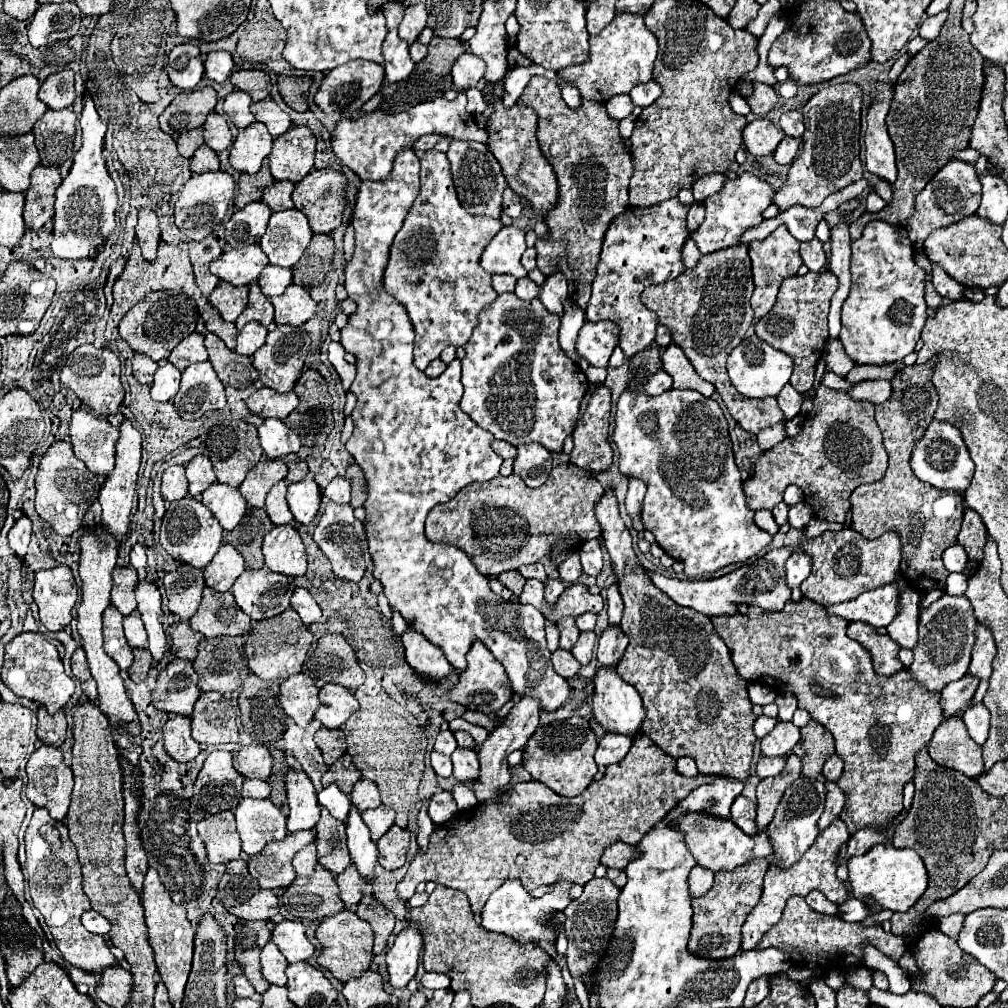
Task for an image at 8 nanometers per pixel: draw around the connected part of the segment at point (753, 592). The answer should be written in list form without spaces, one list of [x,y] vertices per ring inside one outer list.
[[[779,548],[767,552],[763,558],[741,566],[739,570],[725,574],[721,578],[713,580],[679,580],[679,578],[667,578],[655,572],[649,572],[652,582],[657,588],[661,588],[671,600],[675,600],[679,606],[693,608],[695,612],[701,612],[705,616],[727,616],[735,614],[739,604],[747,606],[759,606],[763,610],[781,610],[791,600],[791,590],[785,584],[785,560],[791,556],[789,548]]]

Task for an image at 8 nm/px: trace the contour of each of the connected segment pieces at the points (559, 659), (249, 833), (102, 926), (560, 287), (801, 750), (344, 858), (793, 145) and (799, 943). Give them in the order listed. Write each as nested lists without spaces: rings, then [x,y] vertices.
[[[557,648],[553,654],[551,654],[551,662],[553,662],[553,668],[557,674],[561,674],[563,678],[573,678],[581,664],[571,656],[569,650],[563,650],[563,648]]]
[[[245,798],[235,808],[235,820],[243,842],[243,852],[259,854],[269,842],[287,836],[287,816],[269,798]]]
[[[93,908],[85,910],[83,916],[81,916],[81,920],[83,920],[83,926],[85,926],[89,932],[95,932],[95,934],[107,934],[109,928],[111,928],[109,920],[107,920],[105,916],[101,916],[101,914],[99,914],[97,910],[93,910]]]
[[[555,270],[553,274],[549,274],[539,290],[539,300],[545,304],[547,310],[555,312],[555,314],[563,314],[563,302],[569,296],[569,288],[567,288],[567,278],[563,276],[563,272]]]
[[[811,720],[805,728],[801,728],[801,738],[791,750],[803,760],[803,776],[817,778],[821,774],[823,764],[831,754],[835,754],[835,740],[829,730],[825,730],[819,722]]]
[[[321,808],[321,820],[317,822],[315,832],[319,864],[329,868],[333,874],[341,874],[351,864],[351,856],[347,852],[345,824],[333,818],[327,808]]]
[[[785,136],[785,138],[781,140],[781,144],[777,146],[777,150],[775,150],[775,162],[777,162],[777,164],[791,164],[793,158],[797,156],[801,144],[803,144],[801,136],[799,136],[799,138]]]
[[[793,896],[793,898],[787,900],[787,906],[783,910],[781,920],[767,932],[767,936],[763,936],[763,940],[759,944],[759,950],[779,948],[779,950],[789,954],[793,966],[811,968],[819,978],[825,978],[825,972],[831,970],[831,968],[835,968],[839,972],[845,972],[847,970],[845,956],[849,956],[849,954],[853,954],[857,958],[857,966],[863,966],[863,944],[875,946],[879,952],[889,956],[893,962],[899,962],[899,958],[907,950],[905,936],[885,932],[881,928],[881,924],[863,926],[861,922],[853,922],[853,924],[845,922],[839,914],[835,914],[835,916],[819,914],[805,902],[803,896]]]

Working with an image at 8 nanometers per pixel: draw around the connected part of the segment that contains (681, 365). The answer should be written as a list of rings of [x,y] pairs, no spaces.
[[[671,344],[663,354],[661,354],[661,364],[663,364],[663,370],[667,374],[671,374],[673,378],[673,388],[689,388],[689,390],[697,390],[701,392],[703,396],[711,396],[713,394],[713,384],[703,380],[697,370],[693,368],[693,364],[689,364],[685,352],[677,346],[677,344]]]

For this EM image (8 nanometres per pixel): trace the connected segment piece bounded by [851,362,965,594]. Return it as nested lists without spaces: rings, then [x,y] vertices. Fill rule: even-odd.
[[[929,362],[913,364],[903,366],[891,378],[891,398],[885,404],[875,406],[875,420],[883,432],[885,450],[889,454],[887,476],[883,476],[879,482],[863,484],[851,494],[851,528],[865,538],[879,538],[887,530],[897,530],[903,540],[901,576],[913,590],[921,594],[933,588],[945,590],[945,578],[949,572],[941,562],[941,554],[947,546],[957,542],[965,512],[961,494],[933,488],[931,484],[919,480],[909,466],[911,452],[931,424],[939,404],[939,394],[931,382],[933,370],[935,364]]]

